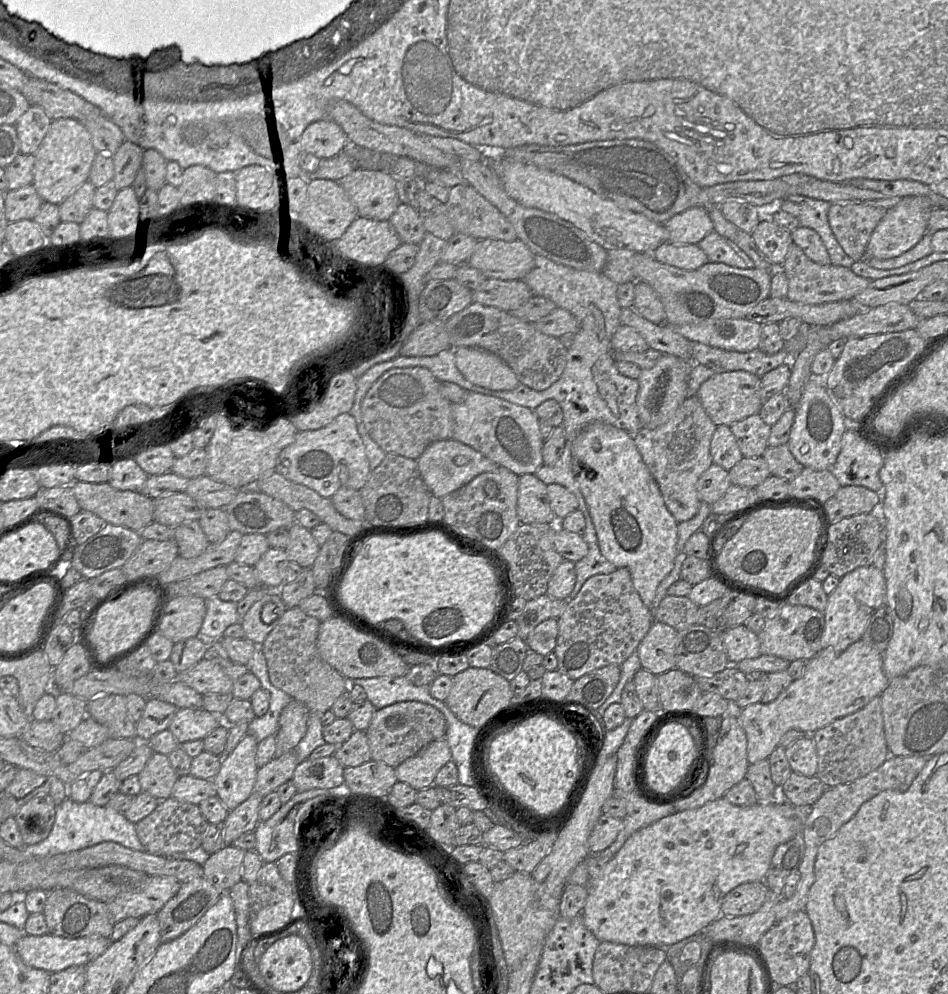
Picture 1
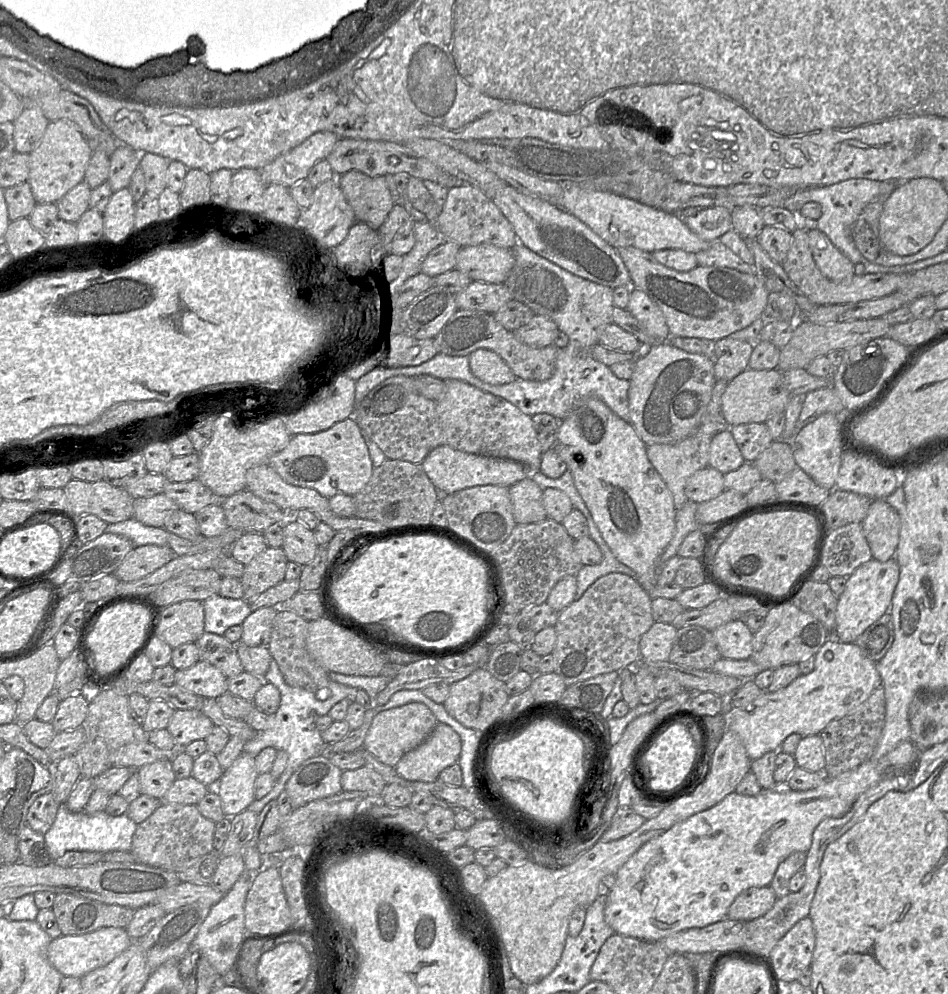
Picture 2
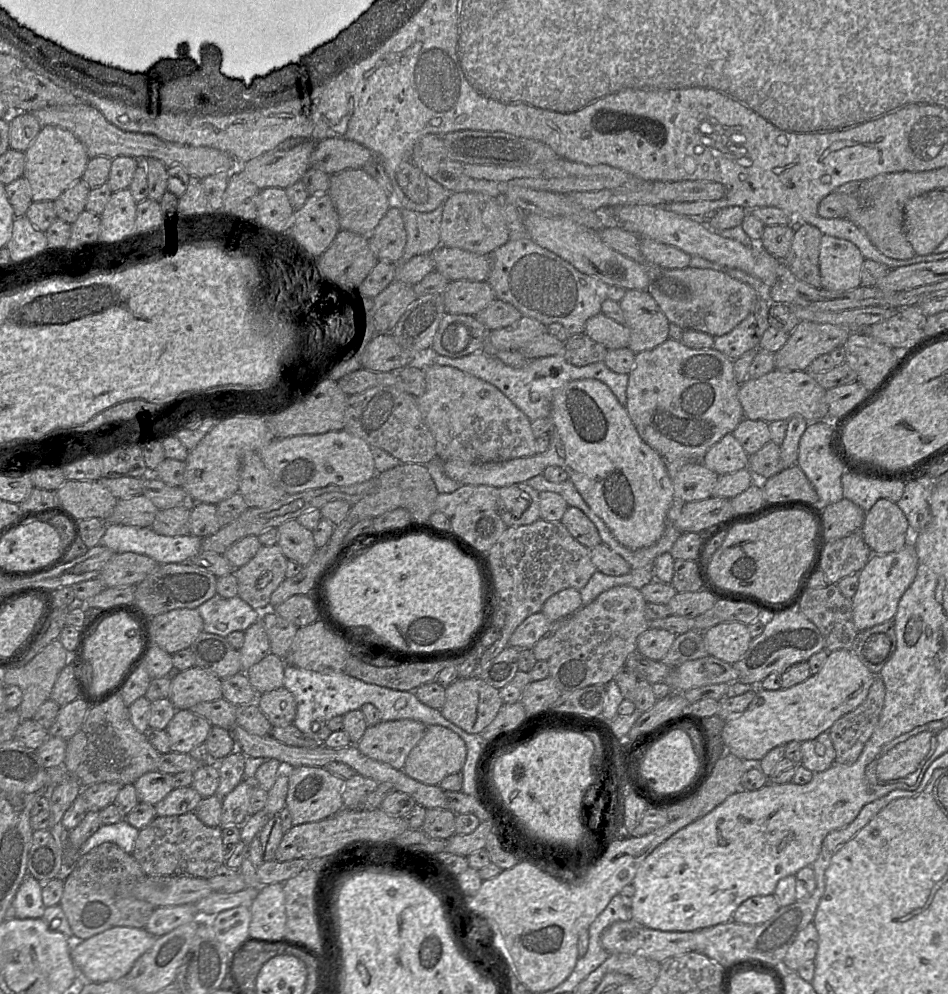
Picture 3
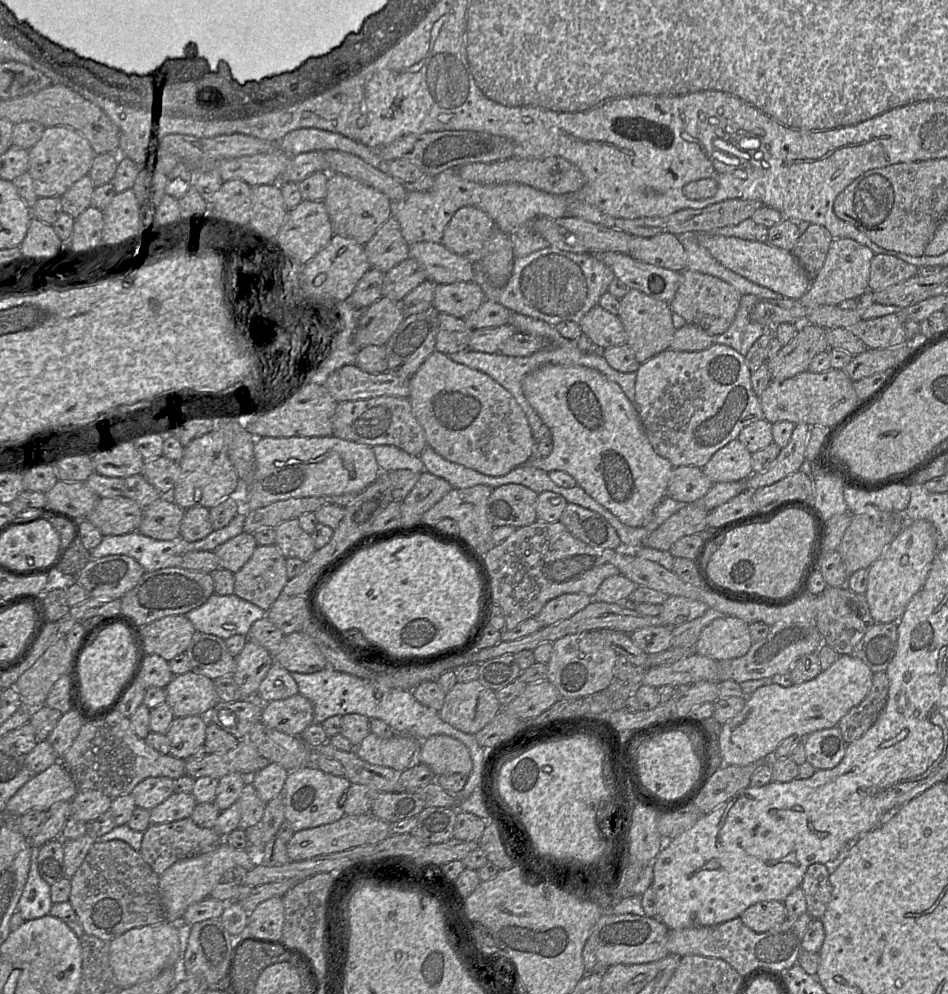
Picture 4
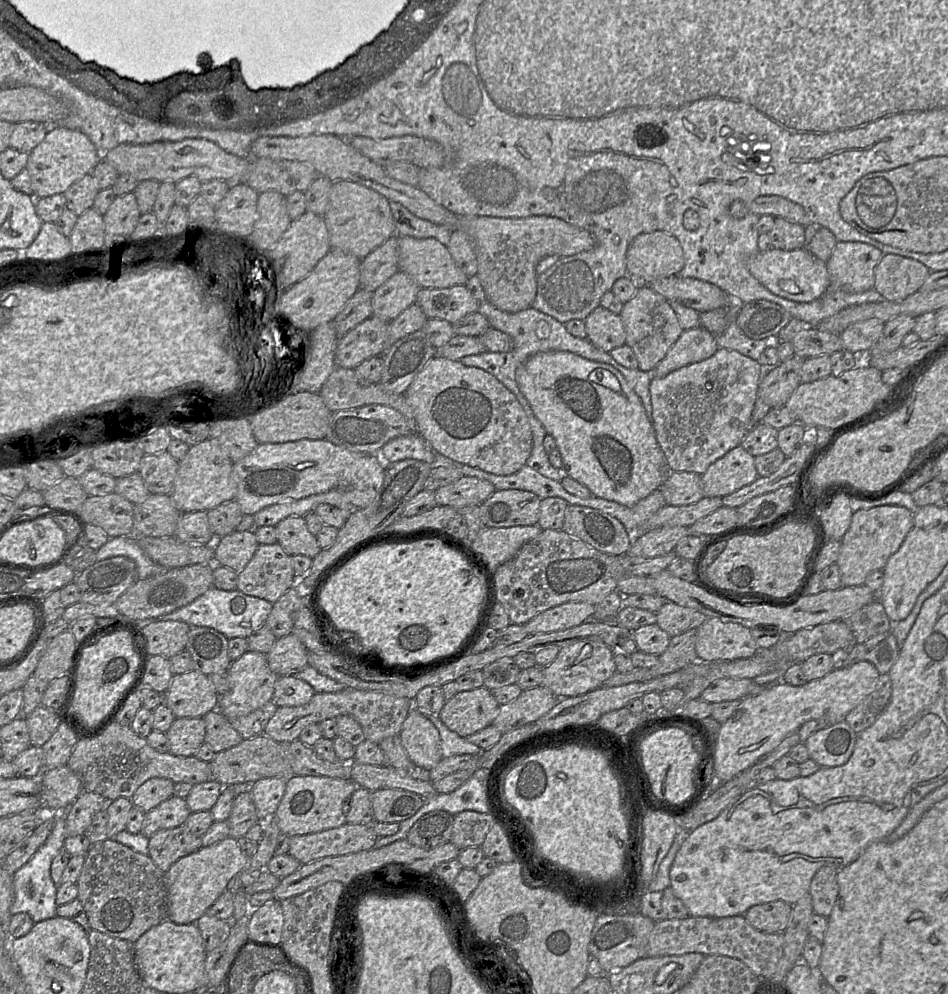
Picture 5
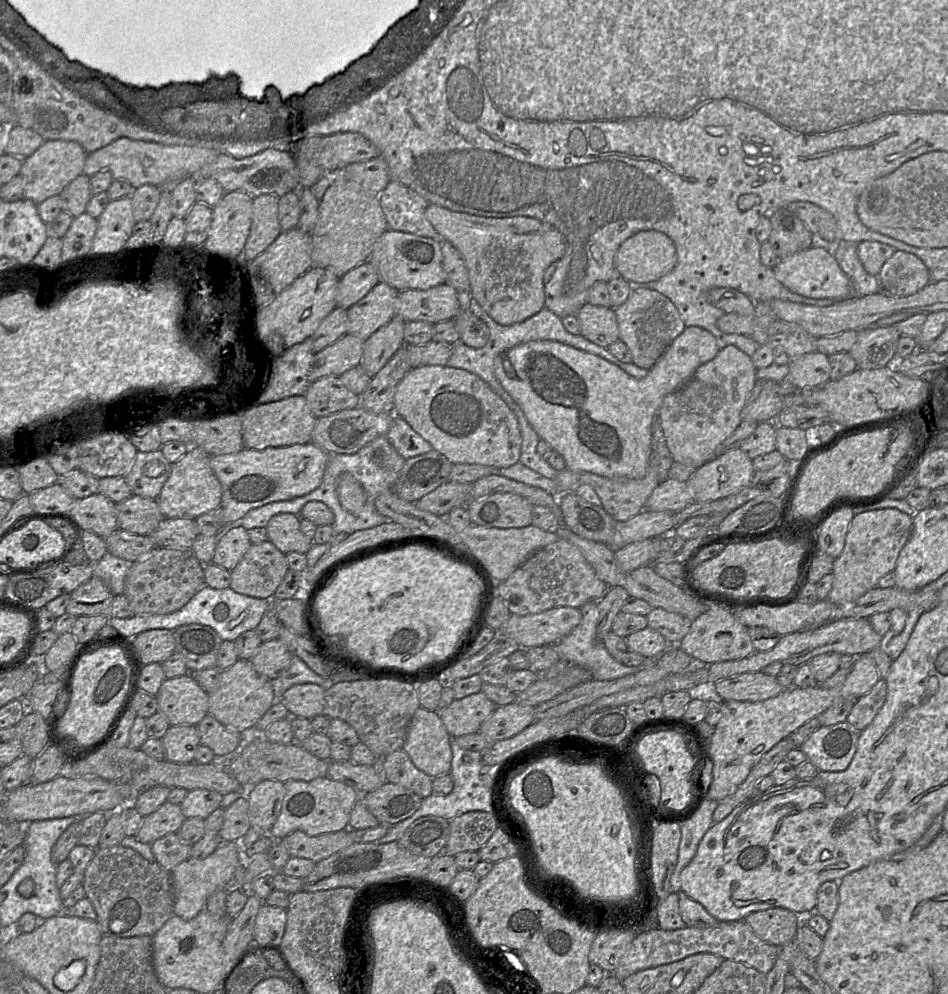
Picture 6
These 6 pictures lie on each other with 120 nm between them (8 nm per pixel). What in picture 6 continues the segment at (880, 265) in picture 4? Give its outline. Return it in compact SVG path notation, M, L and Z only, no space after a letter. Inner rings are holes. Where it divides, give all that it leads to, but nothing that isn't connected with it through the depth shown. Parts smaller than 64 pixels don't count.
M896 251L882 266L878 280L889 295L908 297L931 282L931 272L915 255Z

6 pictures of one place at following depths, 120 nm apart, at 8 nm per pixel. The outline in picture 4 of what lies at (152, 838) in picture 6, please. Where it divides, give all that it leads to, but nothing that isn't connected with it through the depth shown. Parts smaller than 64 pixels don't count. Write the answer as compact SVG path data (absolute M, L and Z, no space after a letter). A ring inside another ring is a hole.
M173 793L150 810L150 822L160 824L189 818L196 804L192 793Z

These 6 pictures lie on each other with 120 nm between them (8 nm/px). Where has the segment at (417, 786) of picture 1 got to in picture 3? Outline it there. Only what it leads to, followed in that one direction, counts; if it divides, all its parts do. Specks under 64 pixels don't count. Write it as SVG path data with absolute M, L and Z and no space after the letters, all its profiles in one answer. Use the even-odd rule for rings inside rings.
M430 725L409 753L402 770L411 778L422 783L439 785L447 776L462 771L466 757L466 744L458 734L441 725Z

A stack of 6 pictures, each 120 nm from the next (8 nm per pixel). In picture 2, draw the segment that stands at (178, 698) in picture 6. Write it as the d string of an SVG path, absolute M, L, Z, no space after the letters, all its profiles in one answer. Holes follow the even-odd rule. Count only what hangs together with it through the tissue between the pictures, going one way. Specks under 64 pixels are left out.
M198 661L185 670L177 670L175 684L204 699L218 699L228 692L228 678L206 661Z

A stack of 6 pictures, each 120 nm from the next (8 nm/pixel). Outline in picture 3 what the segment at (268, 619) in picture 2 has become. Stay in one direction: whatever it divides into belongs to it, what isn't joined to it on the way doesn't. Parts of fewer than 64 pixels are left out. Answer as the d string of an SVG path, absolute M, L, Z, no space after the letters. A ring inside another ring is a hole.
M261 619L244 632L244 643L240 648L242 672L246 673L253 665L270 653L270 642Z

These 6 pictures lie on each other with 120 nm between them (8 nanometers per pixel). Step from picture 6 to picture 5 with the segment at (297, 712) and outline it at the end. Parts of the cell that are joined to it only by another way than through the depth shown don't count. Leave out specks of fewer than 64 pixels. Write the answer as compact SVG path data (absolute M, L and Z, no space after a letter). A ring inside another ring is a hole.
M278 676L272 701L278 706L302 706L307 704L316 694L313 687L296 677Z

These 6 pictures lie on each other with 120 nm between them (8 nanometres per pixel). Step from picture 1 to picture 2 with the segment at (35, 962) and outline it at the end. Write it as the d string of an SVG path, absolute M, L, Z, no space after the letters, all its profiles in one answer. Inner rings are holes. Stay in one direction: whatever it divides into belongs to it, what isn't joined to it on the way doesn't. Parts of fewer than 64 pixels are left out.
M104 927L78 936L60 936L53 939L47 949L51 965L64 977L82 978L88 972L110 963L116 956L127 949L133 940L124 928Z

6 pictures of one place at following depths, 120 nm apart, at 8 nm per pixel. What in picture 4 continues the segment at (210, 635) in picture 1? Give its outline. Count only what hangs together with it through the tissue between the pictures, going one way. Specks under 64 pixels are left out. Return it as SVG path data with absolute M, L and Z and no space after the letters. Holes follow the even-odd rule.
M214 593L202 606L189 611L186 617L196 631L226 640L234 635L247 636L251 626L266 615L267 611L235 594Z

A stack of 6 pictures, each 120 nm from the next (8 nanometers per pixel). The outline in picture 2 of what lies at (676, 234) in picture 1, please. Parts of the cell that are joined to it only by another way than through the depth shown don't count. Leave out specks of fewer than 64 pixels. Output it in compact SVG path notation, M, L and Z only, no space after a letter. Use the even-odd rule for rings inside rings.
M705 207L684 221L693 233L706 242L717 241L733 230L729 207Z

